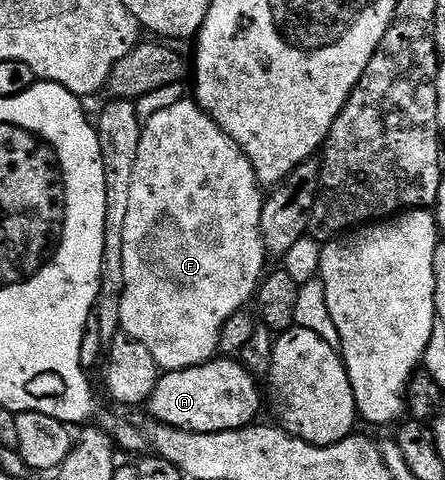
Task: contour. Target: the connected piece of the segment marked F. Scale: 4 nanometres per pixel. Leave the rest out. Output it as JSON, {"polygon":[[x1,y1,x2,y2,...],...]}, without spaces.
{"polygon":[[183,98,168,110,160,110,160,114,145,117,140,138,140,150,136,150,136,167,132,170,132,186,128,193,128,215,124,218,124,234,122,235,122,258,124,262,124,278,122,301,120,302,121,331,136,342,148,346,148,354,158,363,159,369,175,372,192,366,207,364,219,355,218,339,220,330,232,314,243,311,246,303,255,299,258,285,264,279,262,267,268,263,266,247,260,234,260,214,264,199,256,174,252,170,252,162,224,134,224,130,207,112,198,107,193,99]]}

